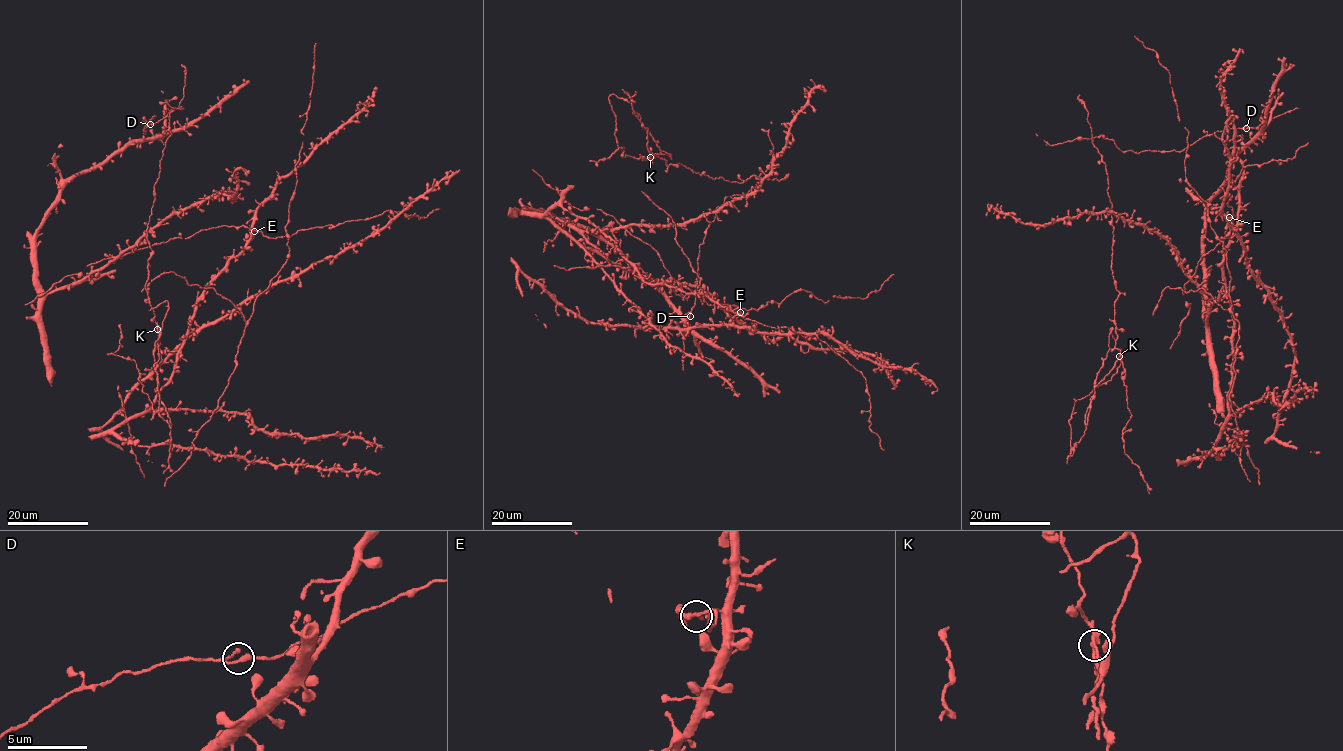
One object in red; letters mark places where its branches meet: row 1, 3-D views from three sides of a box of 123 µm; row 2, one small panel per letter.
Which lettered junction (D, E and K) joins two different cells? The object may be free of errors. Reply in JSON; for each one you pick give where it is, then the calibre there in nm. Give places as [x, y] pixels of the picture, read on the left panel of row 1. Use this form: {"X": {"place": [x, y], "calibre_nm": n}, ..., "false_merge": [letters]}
{"K": {"place": [157, 329], "calibre_nm": 200}, "false_merge": ["K"]}

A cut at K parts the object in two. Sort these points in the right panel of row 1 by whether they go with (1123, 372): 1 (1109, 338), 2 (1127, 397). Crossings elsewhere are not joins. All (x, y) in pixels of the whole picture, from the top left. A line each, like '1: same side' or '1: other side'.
1: other side
2: same side

